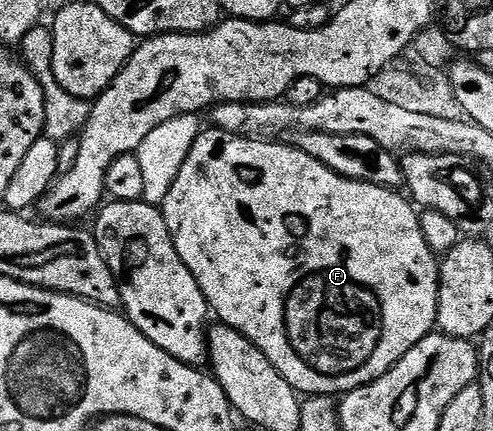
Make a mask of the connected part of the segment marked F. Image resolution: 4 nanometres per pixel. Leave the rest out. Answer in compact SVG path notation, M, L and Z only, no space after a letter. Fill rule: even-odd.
M217 129L203 130L202 134L196 137L196 141L192 145L192 153L188 153L188 161L184 161L184 165L172 185L172 189L168 189L168 197L160 205L160 210L164 221L168 225L168 233L172 233L172 241L176 245L176 253L180 253L180 261L184 261L184 265L188 265L192 277L196 277L196 285L200 285L200 289L206 298L206 304L210 307L211 312L215 316L219 315L222 318L219 320L225 326L236 329L241 335L248 337L248 341L252 341L252 345L256 345L256 349L260 349L260 353L264 353L264 357L268 357L268 361L272 361L272 365L278 370L280 377L284 377L284 381L288 381L288 385L292 385L299 396L328 395L341 397L347 391L354 391L358 387L368 386L372 380L378 379L385 371L391 371L404 357L404 353L408 353L408 349L415 347L425 335L429 335L435 330L438 322L440 259L439 256L434 254L433 249L428 245L428 241L424 241L424 229L420 229L420 221L418 220L419 212L416 210L415 204L405 194L399 193L392 187L381 187L380 185L372 185L364 181L352 181L348 177L340 177L340 173L328 169L328 165L320 165L320 161L316 161L316 157L308 157L308 153L304 153L298 147L291 147L285 142L282 142L283 144L278 142L282 141L267 141L262 137L233 135L227 131L219 131Z

